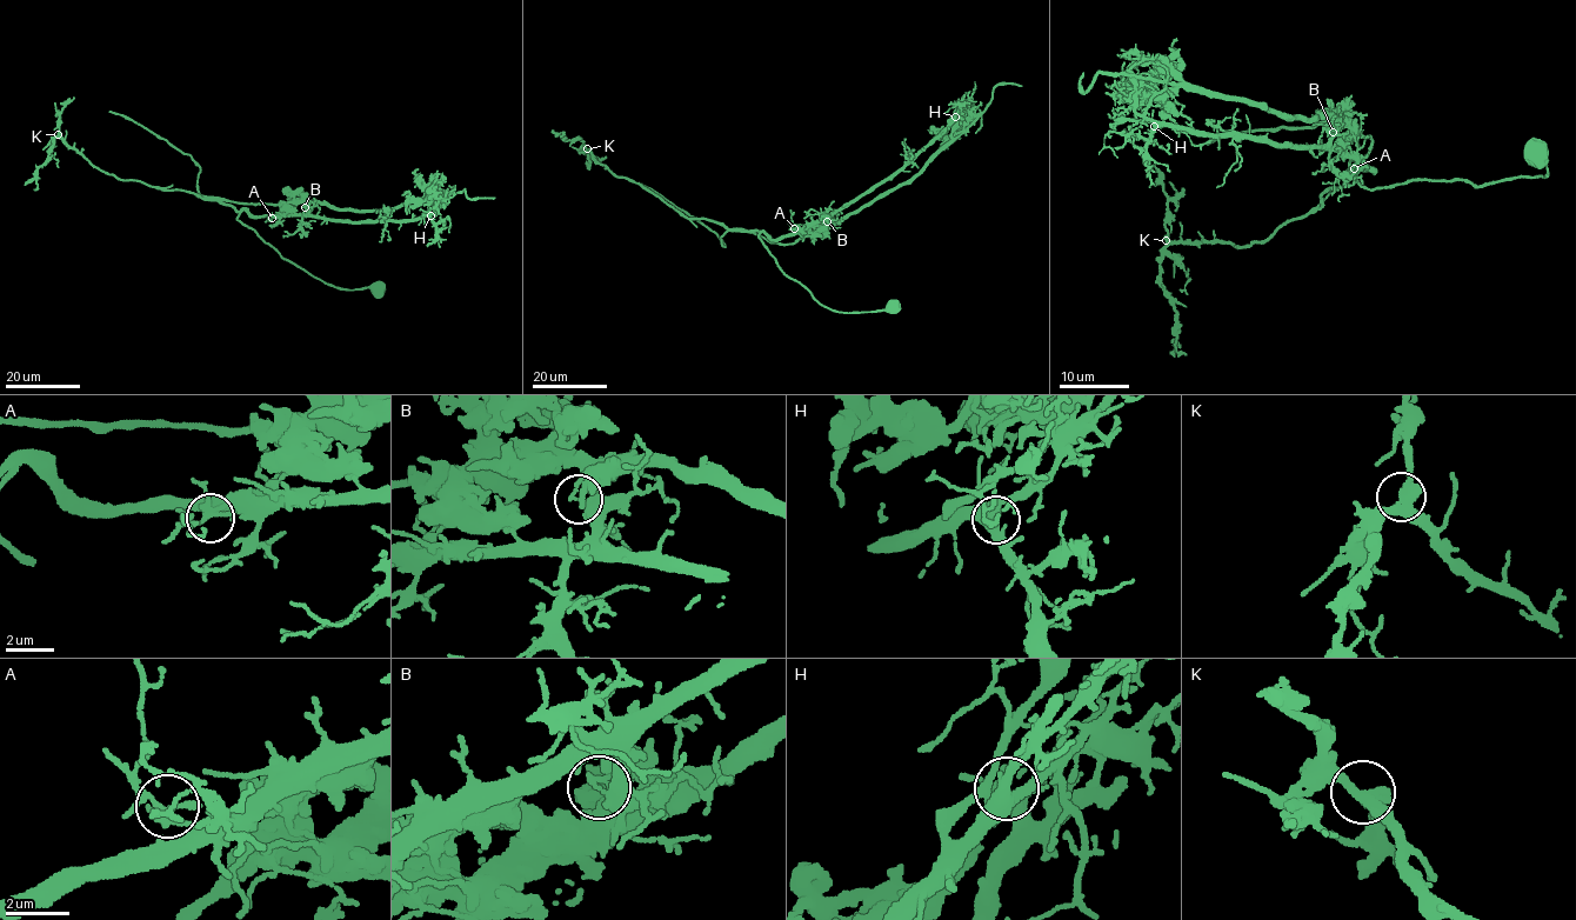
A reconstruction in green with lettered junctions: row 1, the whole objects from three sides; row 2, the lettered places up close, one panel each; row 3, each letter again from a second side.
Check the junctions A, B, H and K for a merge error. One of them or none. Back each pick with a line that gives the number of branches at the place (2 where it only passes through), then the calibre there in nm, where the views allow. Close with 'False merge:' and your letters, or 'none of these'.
B: Branches: 3. Thickness 240 nm
False merge: B

